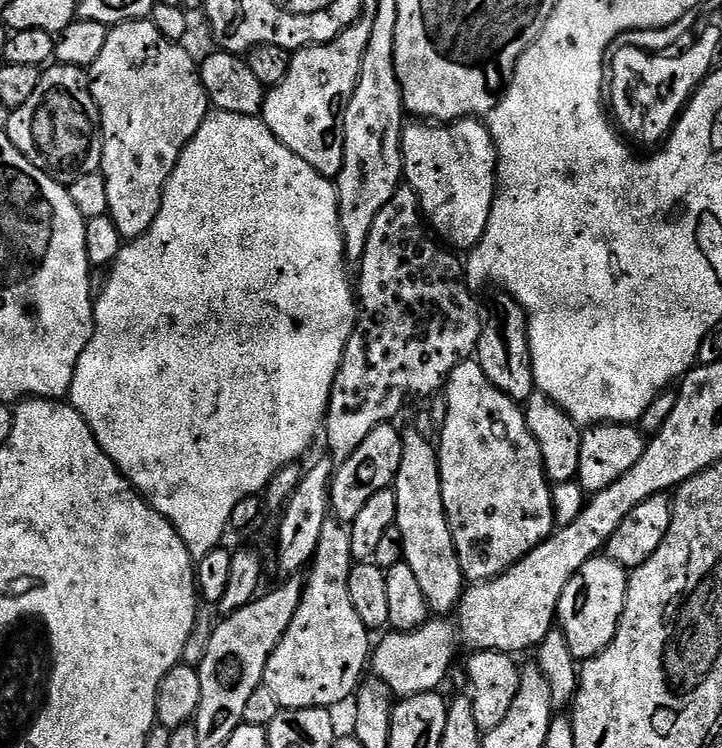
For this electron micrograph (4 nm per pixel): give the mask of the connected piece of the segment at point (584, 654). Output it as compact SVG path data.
M593 558L582 566L570 578L566 590L562 590L562 598L558 602L558 627L563 632L570 654L578 662L594 658L614 637L618 630L618 622L622 618L624 599L628 593L629 573L613 560Z

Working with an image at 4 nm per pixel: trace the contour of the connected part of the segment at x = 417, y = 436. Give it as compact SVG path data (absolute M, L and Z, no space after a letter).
M415 430L403 433L402 462L398 466L394 481L398 502L394 527L402 530L403 563L408 564L410 570L414 570L414 578L418 578L418 587L426 598L429 613L448 614L459 605L466 581L462 566L458 562L454 538L448 529L448 519L442 502L438 448L428 439L425 433Z

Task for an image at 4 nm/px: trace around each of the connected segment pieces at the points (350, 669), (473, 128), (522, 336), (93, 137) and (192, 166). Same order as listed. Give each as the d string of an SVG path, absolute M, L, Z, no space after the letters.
M329 518L322 526L318 550L306 572L304 590L300 593L298 606L286 634L268 656L264 671L263 687L278 698L281 709L286 708L331 708L336 702L350 698L361 687L360 675L370 664L370 629L358 618L354 602L350 602L350 570L353 566L350 550L349 529L341 521Z
M476 118L455 122L409 123L400 137L400 153L404 156L403 179L407 187L416 192L423 219L430 228L432 223L431 231L453 249L475 248L486 230L486 222L490 222L490 210L496 197L496 147L487 123Z
M496 294L492 301L486 304L486 315L482 320L480 341L474 356L480 361L486 378L502 394L514 401L523 402L532 397L536 391L536 383L532 377L532 355L528 341L528 316L524 308L507 294Z
M53 63L45 67L40 73L40 81L34 89L34 94L22 106L11 109L12 117L7 126L8 137L14 147L23 154L28 161L47 176L53 176L61 182L77 180L82 174L100 171L100 111L92 97L90 76L85 69Z
M219 110L209 111L207 118L202 122L202 126L198 126L194 138L190 138L190 142L182 150L182 154L164 187L158 218L154 218L150 230L136 240L127 241L121 247L120 253L116 255L116 261L111 264L110 271L107 273L107 275L109 274L108 281L104 284L104 293L101 296L99 293L94 300L96 325L92 331L90 342L86 346L86 350L82 350L82 358L78 358L78 366L74 370L70 403L76 409L76 413L90 426L94 438L100 443L105 454L114 462L114 466L131 482L132 487L147 500L153 510L165 516L172 523L174 530L180 535L184 545L187 546L193 561L199 562L202 558L206 558L206 554L210 554L210 550L221 547L223 540L220 539L223 538L224 531L229 531L234 506L238 506L238 502L242 502L242 498L263 493L274 478L274 474L278 474L281 468L287 464L299 461L301 459L299 456L311 446L312 439L321 435L324 417L328 415L328 399L332 393L334 378L338 374L344 351L350 342L353 330L356 328L358 315L358 300L354 295L354 284L353 281L352 284L348 281L348 272L344 269L344 264L346 265L346 257L344 239L340 229L340 197L336 194L335 183L329 177L318 174L318 170L314 170L314 166L310 166L310 162L302 162L302 158L298 158L298 154L294 154L294 150L282 146L282 142L278 142L278 138L266 127L260 116L243 116L242 114L230 114Z

